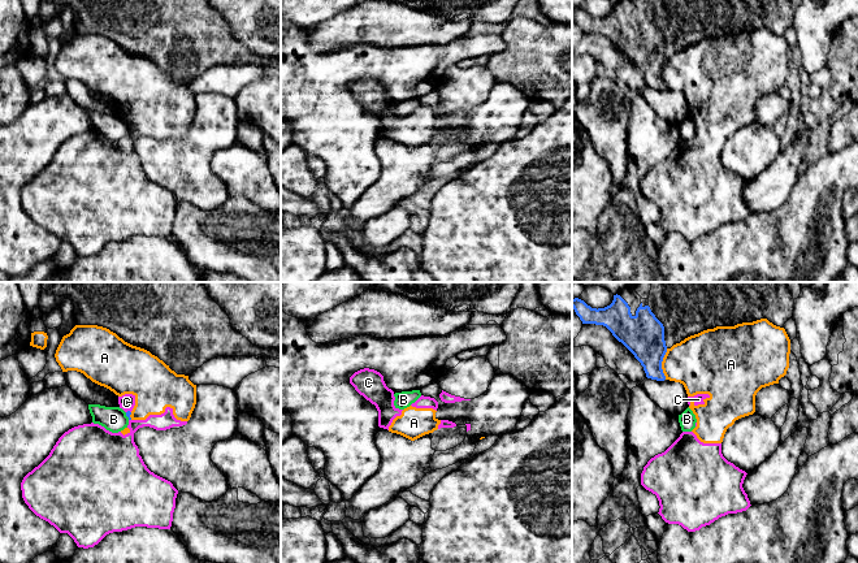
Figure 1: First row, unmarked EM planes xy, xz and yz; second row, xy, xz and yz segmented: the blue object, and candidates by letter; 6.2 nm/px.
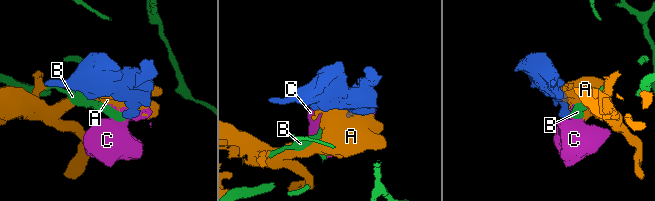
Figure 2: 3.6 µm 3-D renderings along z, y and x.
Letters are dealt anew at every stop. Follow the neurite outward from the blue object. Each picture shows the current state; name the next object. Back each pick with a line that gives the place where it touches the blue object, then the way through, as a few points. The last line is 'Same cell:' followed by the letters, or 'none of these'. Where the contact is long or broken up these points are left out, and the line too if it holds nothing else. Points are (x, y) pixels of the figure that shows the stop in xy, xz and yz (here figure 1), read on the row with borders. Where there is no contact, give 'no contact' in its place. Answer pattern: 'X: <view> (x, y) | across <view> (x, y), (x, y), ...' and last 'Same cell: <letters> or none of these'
Same cell: none of these

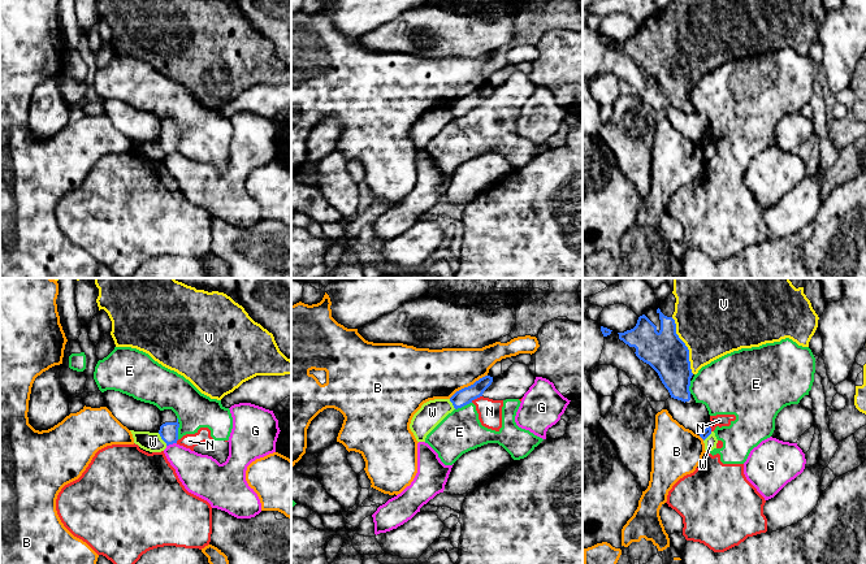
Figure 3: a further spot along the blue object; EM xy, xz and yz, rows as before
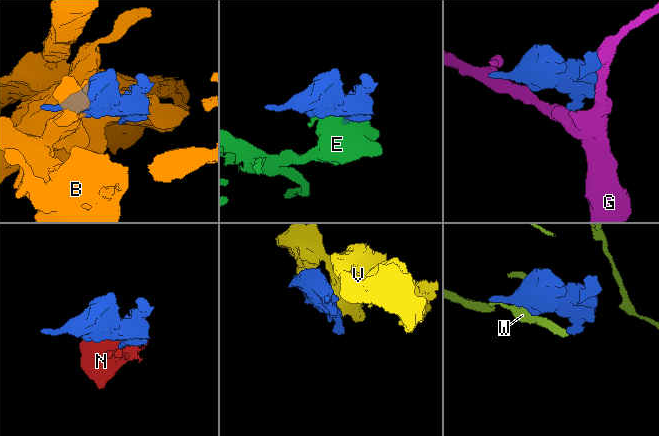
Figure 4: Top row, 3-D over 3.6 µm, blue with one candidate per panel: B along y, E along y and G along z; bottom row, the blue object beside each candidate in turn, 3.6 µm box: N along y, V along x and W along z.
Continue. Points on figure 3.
V: yz (685, 346)
Same cell: V

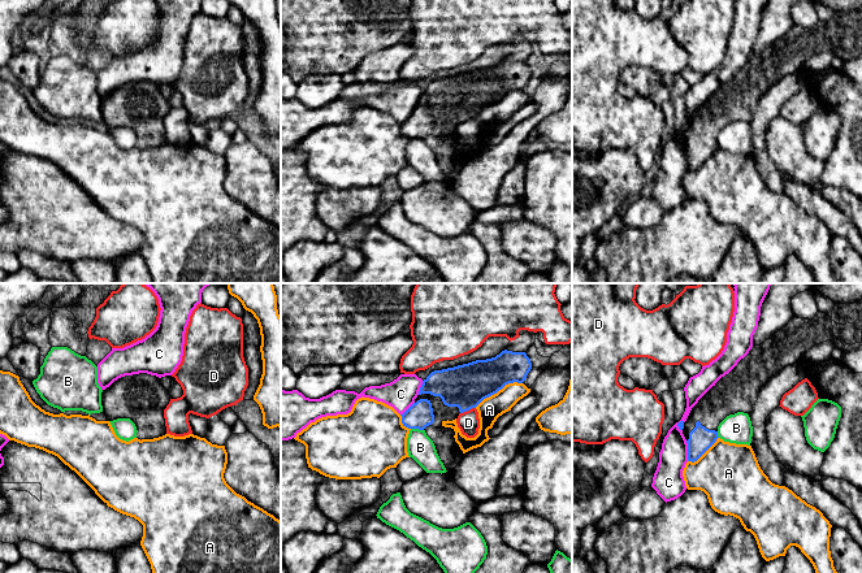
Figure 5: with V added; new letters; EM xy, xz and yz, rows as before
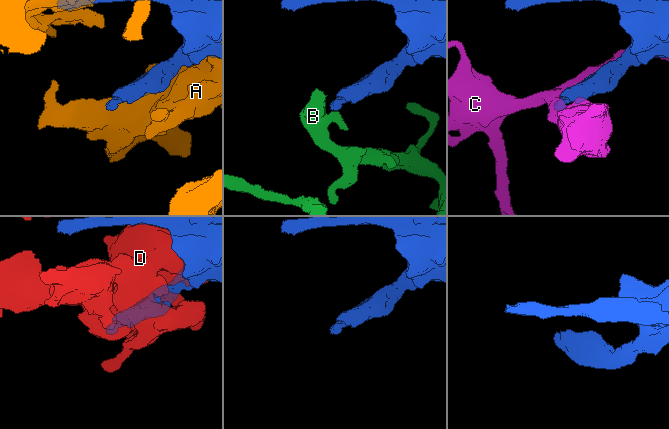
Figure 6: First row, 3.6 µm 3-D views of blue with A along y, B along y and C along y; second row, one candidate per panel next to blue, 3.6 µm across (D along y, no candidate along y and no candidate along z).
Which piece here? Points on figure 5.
Same cell: none of these

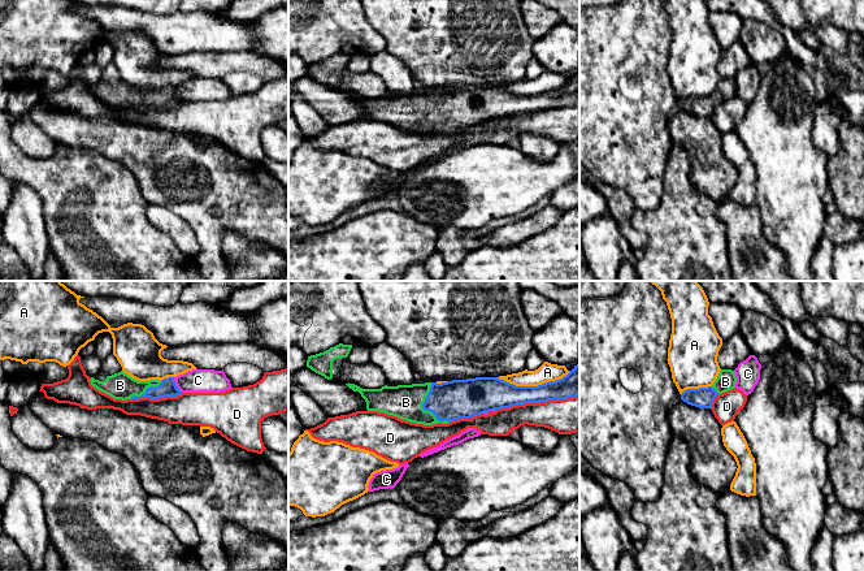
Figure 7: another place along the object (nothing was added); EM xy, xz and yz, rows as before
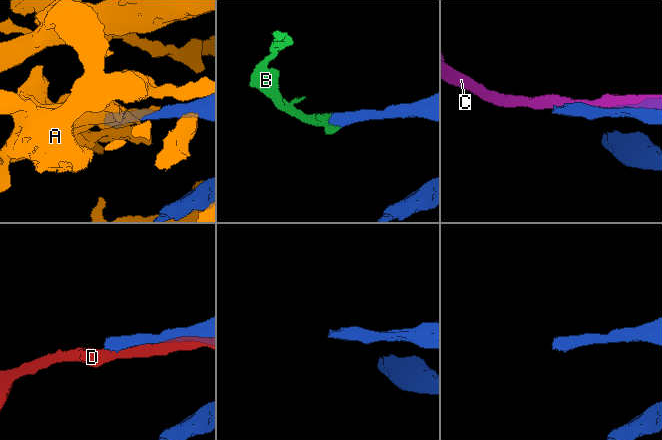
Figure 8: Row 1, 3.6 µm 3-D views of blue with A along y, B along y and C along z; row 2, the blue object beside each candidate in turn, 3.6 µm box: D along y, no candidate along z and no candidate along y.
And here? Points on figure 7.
B: xz (425, 410) | across xz (455, 399), (432, 403), (425, 410), (419, 403), (406, 402)
Same cell: B

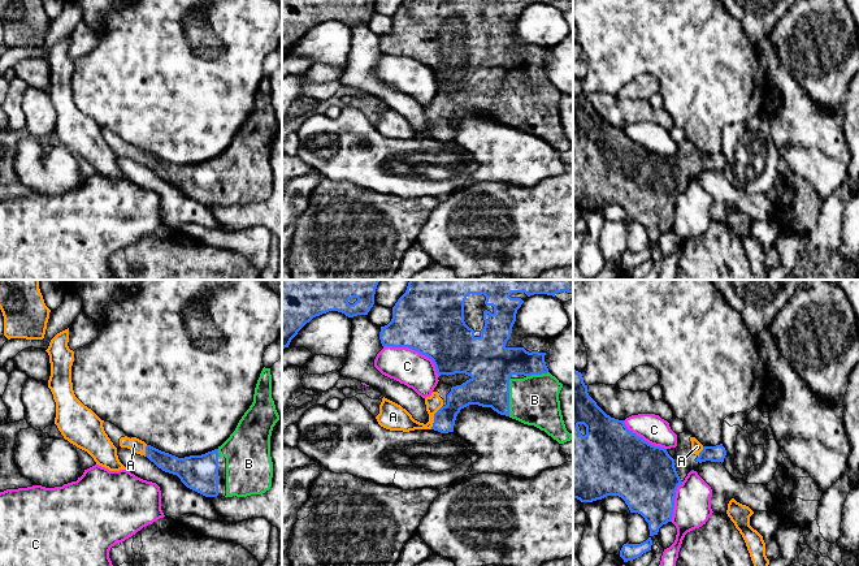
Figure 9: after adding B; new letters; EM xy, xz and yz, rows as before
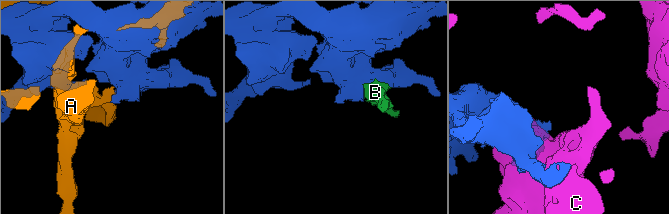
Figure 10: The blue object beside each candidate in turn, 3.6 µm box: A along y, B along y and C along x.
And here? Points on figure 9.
A: xz (434, 417) | across xz (460, 396), (441, 417), (434, 417), (426, 426), (395, 418)
B: xz (508, 397)
Same cell: A, B

